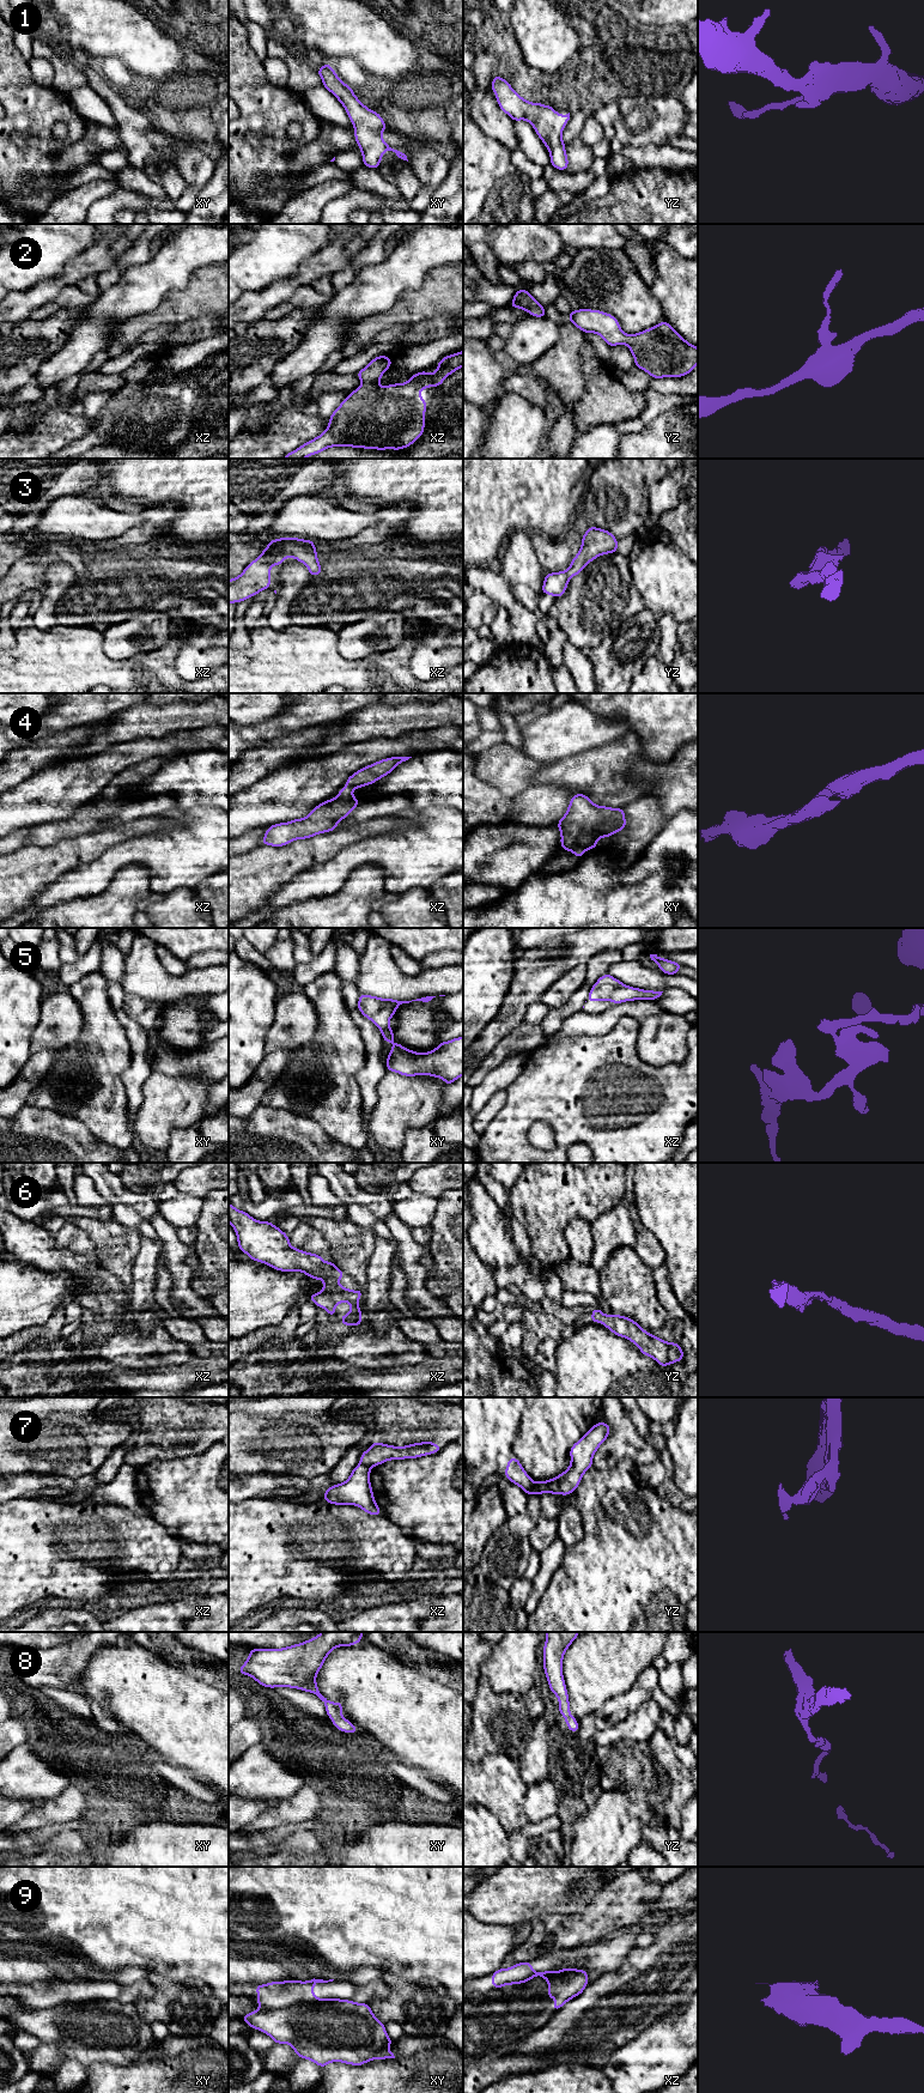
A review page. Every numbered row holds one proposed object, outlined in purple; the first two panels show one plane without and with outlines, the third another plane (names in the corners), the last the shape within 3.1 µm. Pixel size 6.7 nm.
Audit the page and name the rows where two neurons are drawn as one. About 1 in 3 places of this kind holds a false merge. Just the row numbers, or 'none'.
7, 9

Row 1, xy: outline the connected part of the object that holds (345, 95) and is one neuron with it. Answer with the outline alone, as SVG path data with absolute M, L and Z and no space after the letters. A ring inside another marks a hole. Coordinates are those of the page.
M328 63L316 69L320 74L323 86L332 92L345 108L354 127L355 142L363 156L363 163L366 168L378 169L381 159L385 151L393 151L403 160L407 156L391 148L383 139L382 133L387 129L381 115L370 110L360 102L347 84L345 84Z

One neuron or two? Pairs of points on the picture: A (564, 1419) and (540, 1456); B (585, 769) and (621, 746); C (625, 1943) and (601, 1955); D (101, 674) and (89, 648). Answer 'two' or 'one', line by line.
A: one
B: one
C: one
D: one

